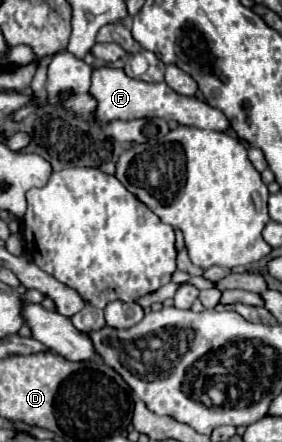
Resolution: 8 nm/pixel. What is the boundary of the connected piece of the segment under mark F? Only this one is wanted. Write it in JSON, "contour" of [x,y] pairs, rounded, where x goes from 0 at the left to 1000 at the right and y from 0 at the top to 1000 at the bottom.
{"contour":[[[351,147],[330,156],[323,174],[323,215],[344,224],[337,274],[401,274],[401,269],[486,269],[486,265],[571,265],[585,274],[628,274],[635,283],[706,287],[706,292],[762,292],[805,296],[819,292],[812,269],[791,251],[748,242],[741,233],[699,219],[656,219],[621,210],[592,188],[514,188],[493,179],[465,179],[436,165],[436,156],[394,156]]]}

